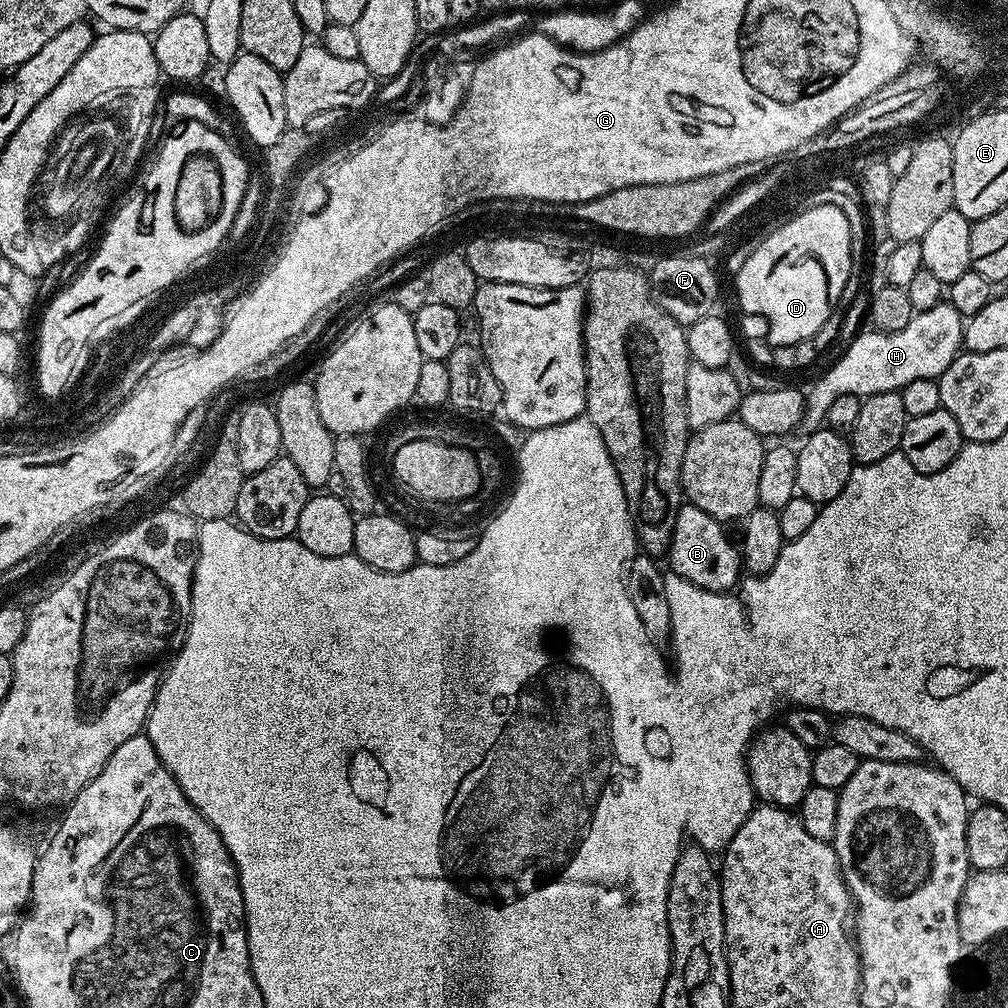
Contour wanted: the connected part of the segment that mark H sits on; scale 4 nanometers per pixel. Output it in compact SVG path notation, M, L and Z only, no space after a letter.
M941 302L930 306L930 310L912 315L903 330L878 332L867 330L856 336L848 344L848 349L833 362L816 380L812 389L807 389L804 402L805 433L818 432L824 424L826 410L842 394L854 394L861 398L882 394L883 392L900 392L918 379L936 380L954 362L964 343L965 321L954 310L954 306Z

